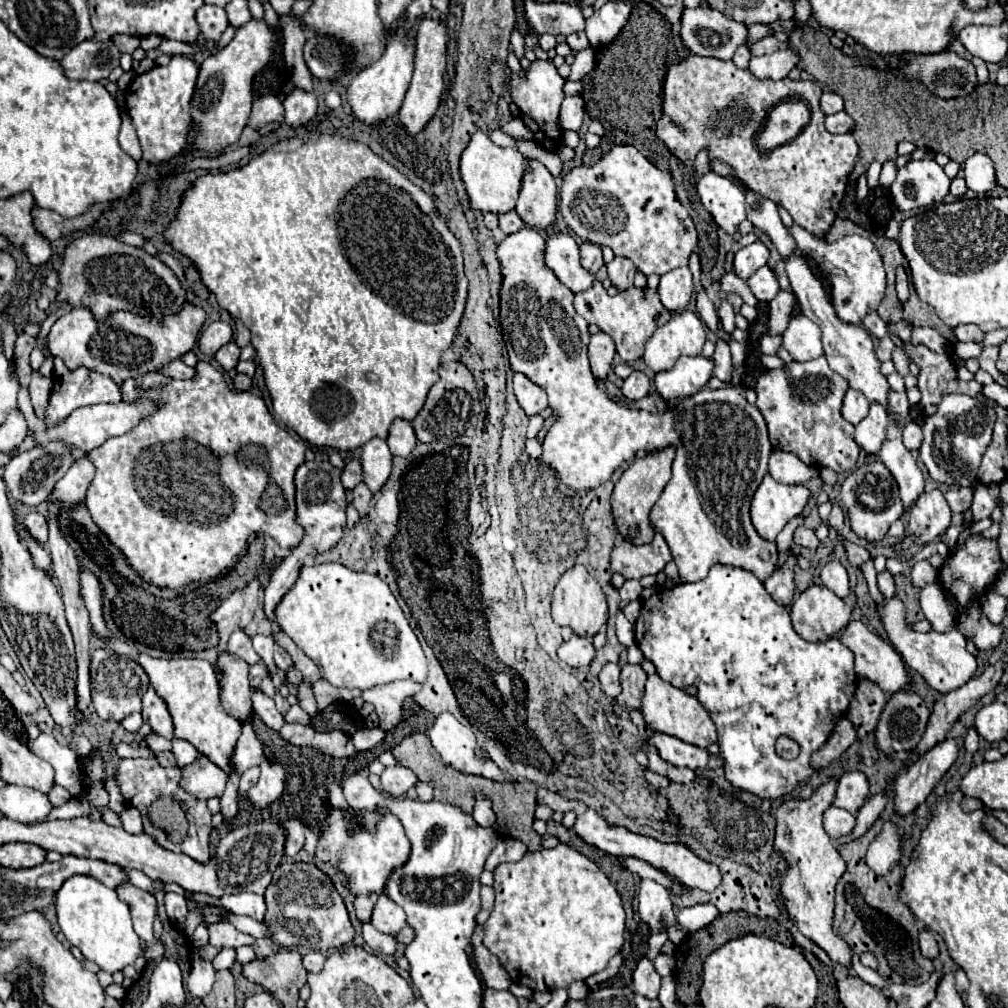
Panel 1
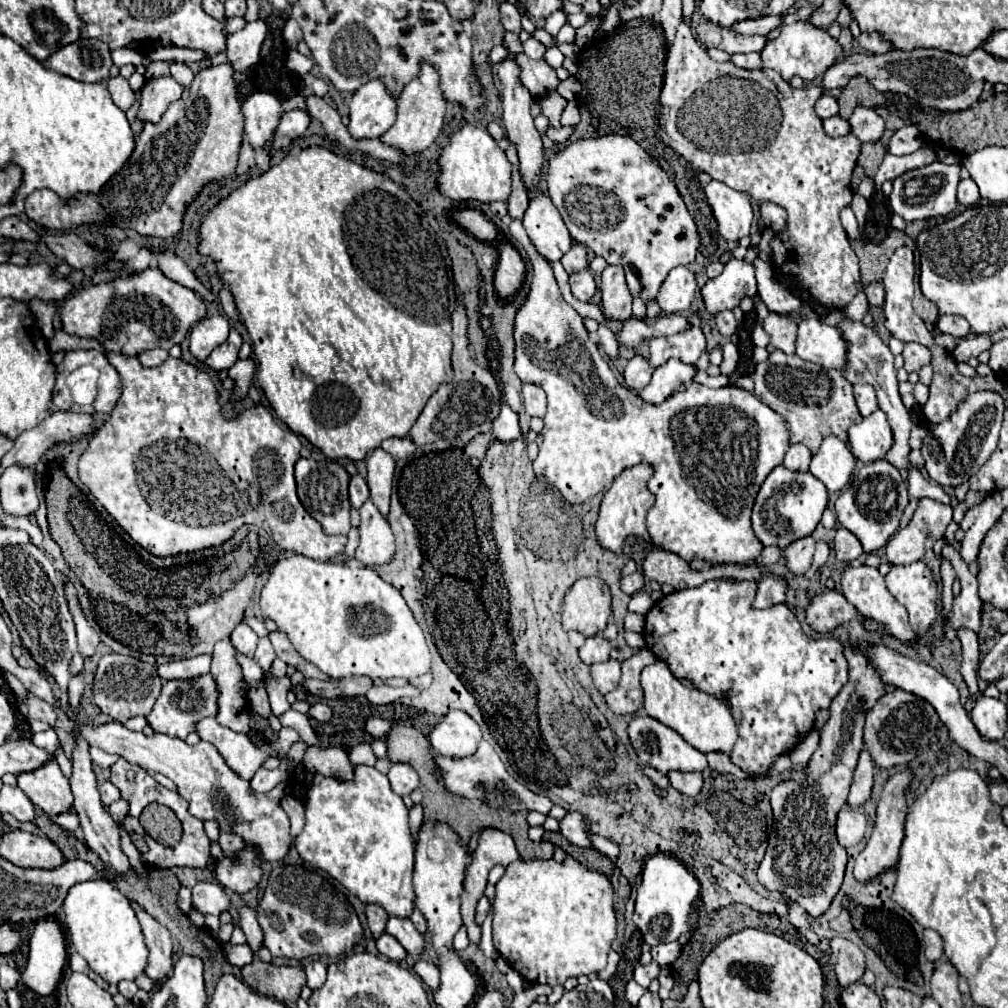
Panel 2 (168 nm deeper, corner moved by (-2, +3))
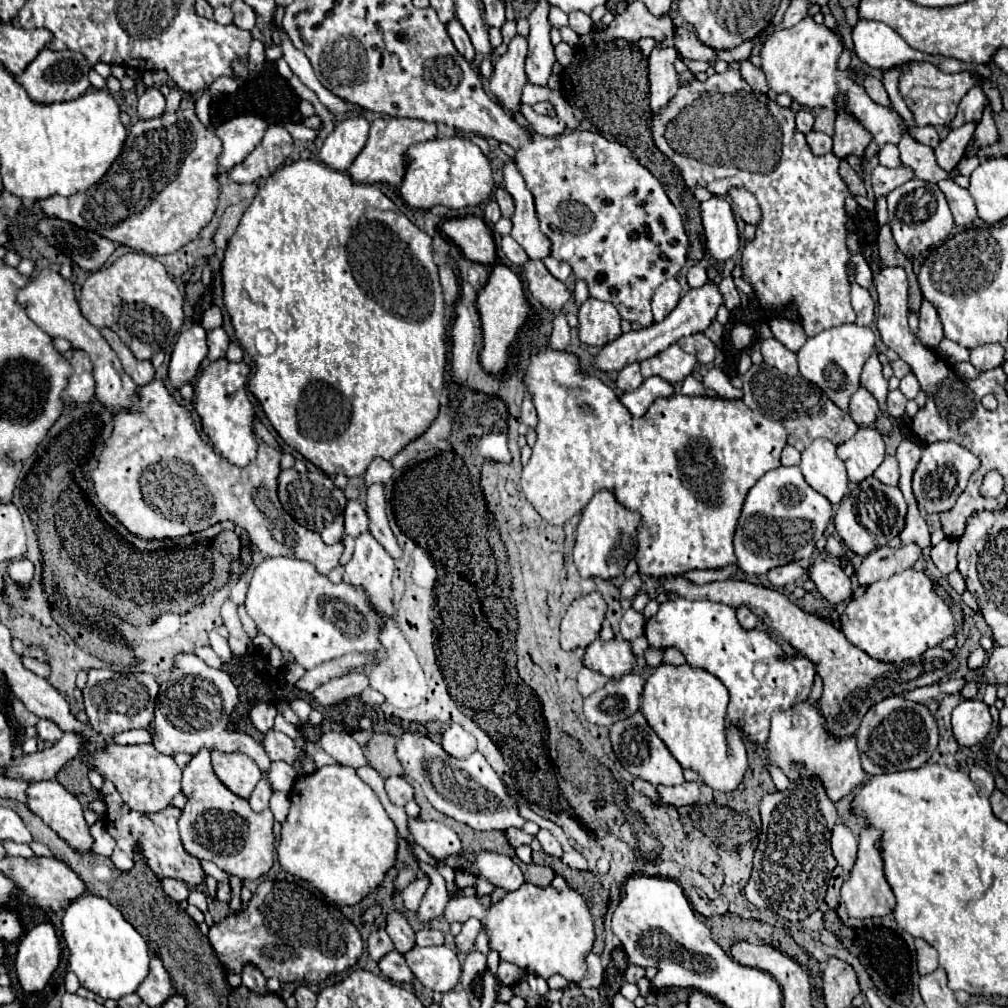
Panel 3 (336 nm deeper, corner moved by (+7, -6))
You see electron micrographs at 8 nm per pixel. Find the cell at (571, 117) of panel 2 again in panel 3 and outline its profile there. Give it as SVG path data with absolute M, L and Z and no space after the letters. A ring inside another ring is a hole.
M521 104L519 110L521 110L521 114L527 122L533 126L533 130L539 132L539 134L543 134L543 136L559 136L559 134L563 134L565 128L567 128L561 118L557 118L557 116L555 116L555 118L539 116L539 114L535 114L533 108L527 106L527 104Z

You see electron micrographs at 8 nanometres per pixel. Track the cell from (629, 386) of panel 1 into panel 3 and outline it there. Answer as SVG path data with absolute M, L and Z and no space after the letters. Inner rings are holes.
M629 364L625 366L619 376L617 376L617 386L623 390L623 392L631 392L631 390L637 390L643 382L643 376L639 372L639 364Z

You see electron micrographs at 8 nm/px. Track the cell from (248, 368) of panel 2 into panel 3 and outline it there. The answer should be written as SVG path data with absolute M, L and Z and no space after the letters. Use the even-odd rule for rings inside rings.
M221 358L211 362L207 368L201 368L197 378L193 380L193 392L195 392L193 406L201 416L203 432L209 436L215 450L239 468L255 460L259 446L253 428L255 408L245 390L249 372L251 368L247 362L229 362L227 358Z

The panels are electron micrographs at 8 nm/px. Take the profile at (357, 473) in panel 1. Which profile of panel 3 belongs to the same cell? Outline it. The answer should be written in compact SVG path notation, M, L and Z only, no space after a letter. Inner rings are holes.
M349 500L345 508L345 534L351 538L357 538L361 532L367 532L367 530L369 530L369 518L365 508L359 502Z

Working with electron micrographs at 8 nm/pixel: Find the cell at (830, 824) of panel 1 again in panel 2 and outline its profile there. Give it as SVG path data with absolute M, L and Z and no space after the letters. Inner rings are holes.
M842 807L836 819L836 837L842 847L852 847L866 835L866 817L858 809Z

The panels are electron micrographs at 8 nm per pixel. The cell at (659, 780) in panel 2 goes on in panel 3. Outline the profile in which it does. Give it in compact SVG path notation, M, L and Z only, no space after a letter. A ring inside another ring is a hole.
M635 780L633 782L633 788L637 790L637 792L641 792L641 794L645 794L645 796L649 796L651 800L659 800L659 794L657 794L657 790L655 790L655 786L653 784L649 784L649 782L645 782L645 780Z

